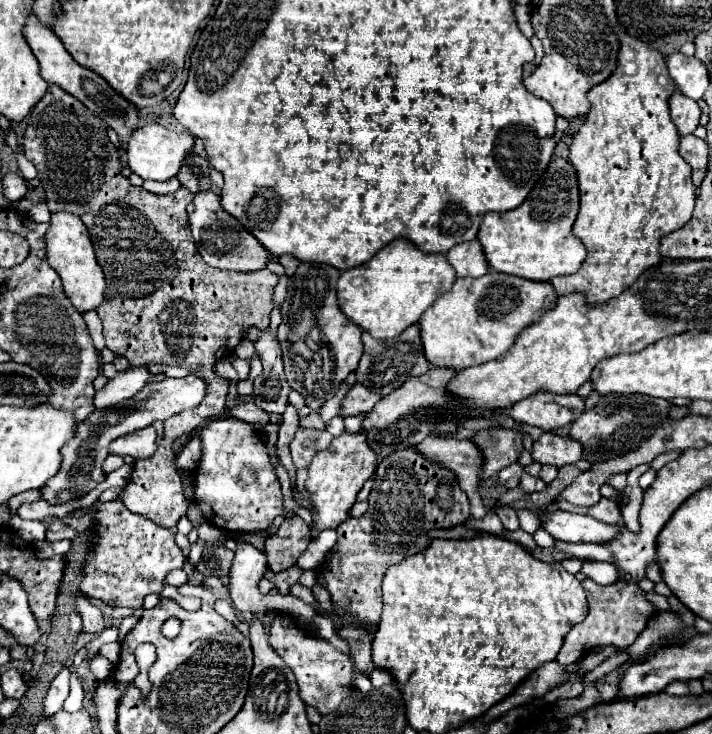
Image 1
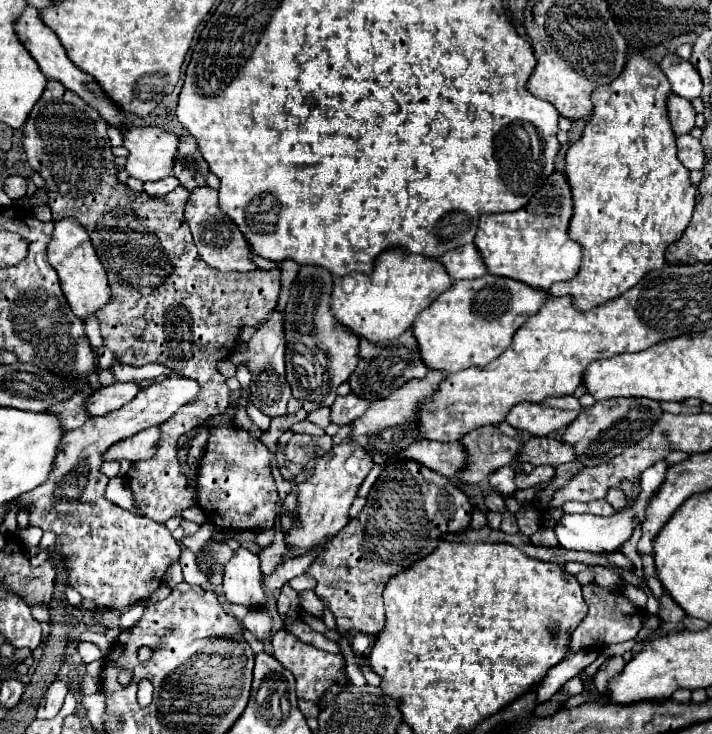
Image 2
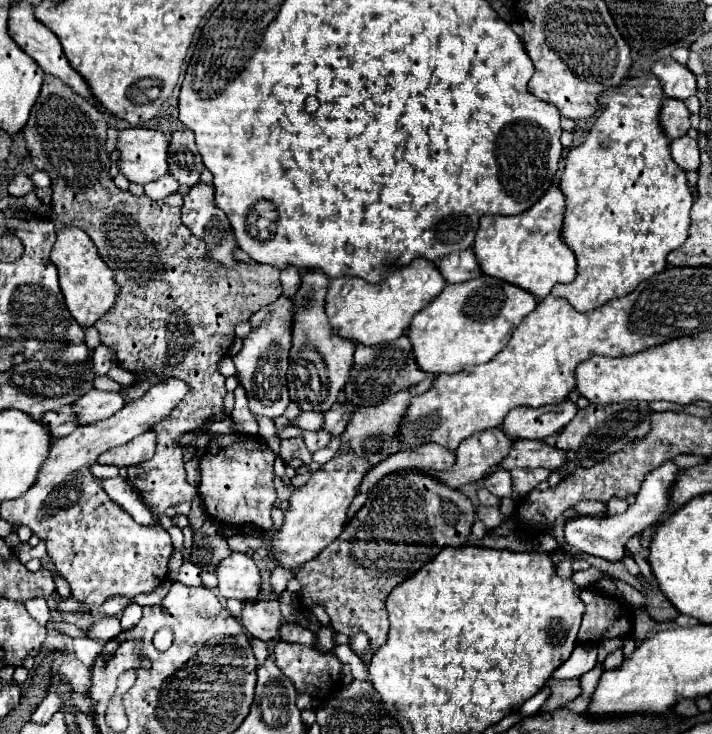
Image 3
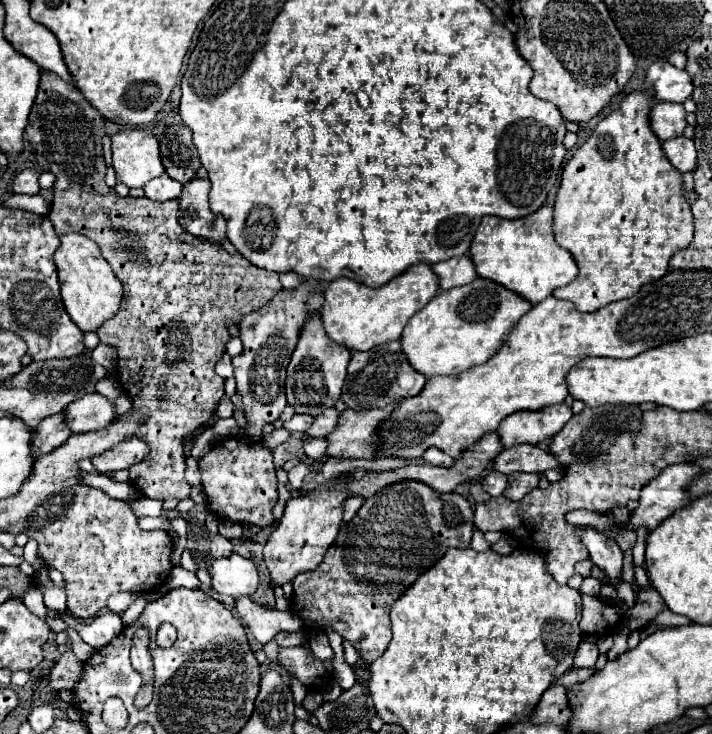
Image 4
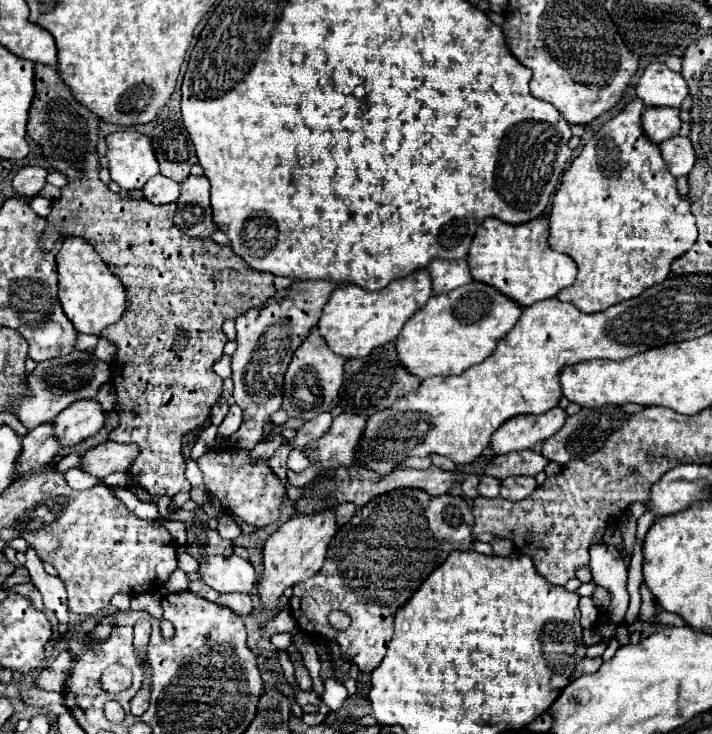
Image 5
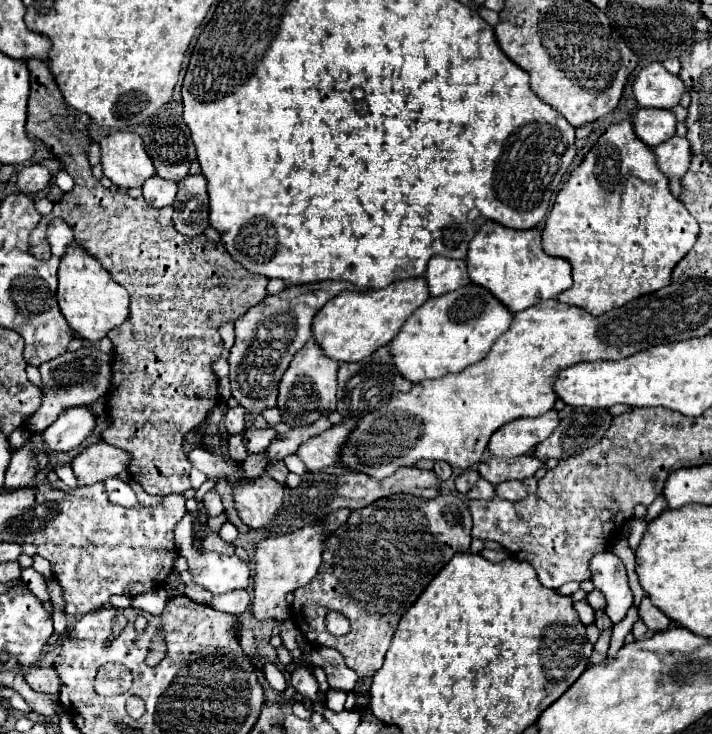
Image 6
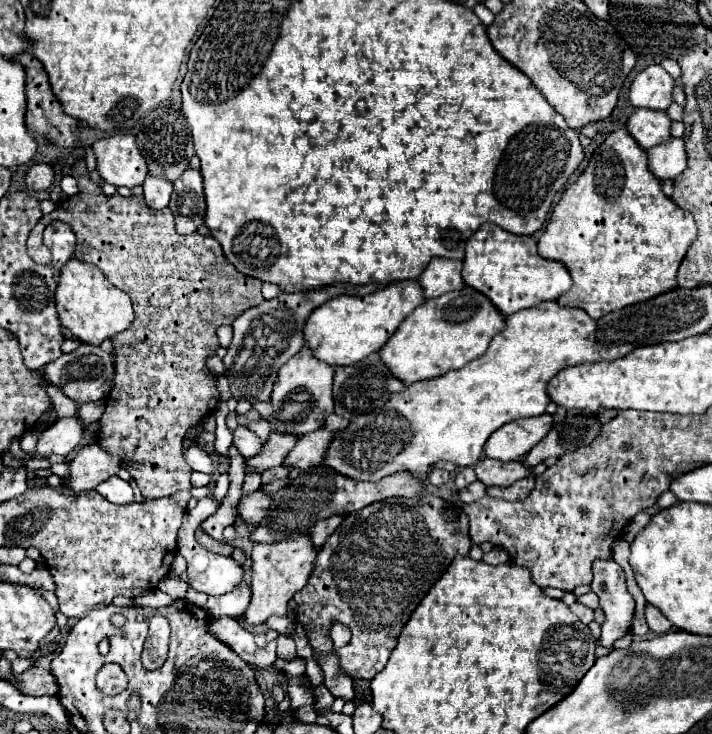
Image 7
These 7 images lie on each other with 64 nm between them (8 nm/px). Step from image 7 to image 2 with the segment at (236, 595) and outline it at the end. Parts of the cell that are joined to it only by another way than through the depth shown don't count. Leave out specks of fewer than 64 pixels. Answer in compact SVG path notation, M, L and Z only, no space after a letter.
M250 610L242 620L242 626L248 628L258 640L269 640L272 637L272 620L264 610Z

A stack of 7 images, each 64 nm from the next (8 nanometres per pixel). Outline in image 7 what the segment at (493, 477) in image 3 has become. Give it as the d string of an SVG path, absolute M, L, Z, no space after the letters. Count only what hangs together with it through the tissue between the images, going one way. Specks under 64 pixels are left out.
M476 480L476 482L470 484L468 488L460 490L462 502L476 502L476 500L480 500L480 498L484 498L484 496L486 496L486 486L480 484L480 480Z

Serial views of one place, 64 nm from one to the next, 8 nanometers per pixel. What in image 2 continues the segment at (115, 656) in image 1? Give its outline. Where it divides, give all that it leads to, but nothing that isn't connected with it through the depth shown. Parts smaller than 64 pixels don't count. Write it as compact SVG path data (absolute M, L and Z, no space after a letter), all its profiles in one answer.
M90 630L81 632L78 636L81 641L89 641L96 644L102 650L102 656L108 658L112 652L112 642L109 642L104 633L98 633Z

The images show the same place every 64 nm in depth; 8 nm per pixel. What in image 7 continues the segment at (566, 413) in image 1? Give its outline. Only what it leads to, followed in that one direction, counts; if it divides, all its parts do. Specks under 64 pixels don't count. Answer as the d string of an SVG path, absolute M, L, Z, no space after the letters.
M550 414L534 416L504 424L498 428L486 442L484 454L496 460L520 460L524 458L532 446L536 446L554 426L554 418Z

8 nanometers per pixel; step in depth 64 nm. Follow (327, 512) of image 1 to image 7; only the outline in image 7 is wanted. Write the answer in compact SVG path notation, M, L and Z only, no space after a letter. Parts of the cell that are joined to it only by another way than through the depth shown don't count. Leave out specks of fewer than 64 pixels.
M308 534L272 544L254 544L252 550L252 600L244 612L248 624L262 624L270 616L288 616L288 600L306 586L312 576L312 568L318 556L318 548Z

